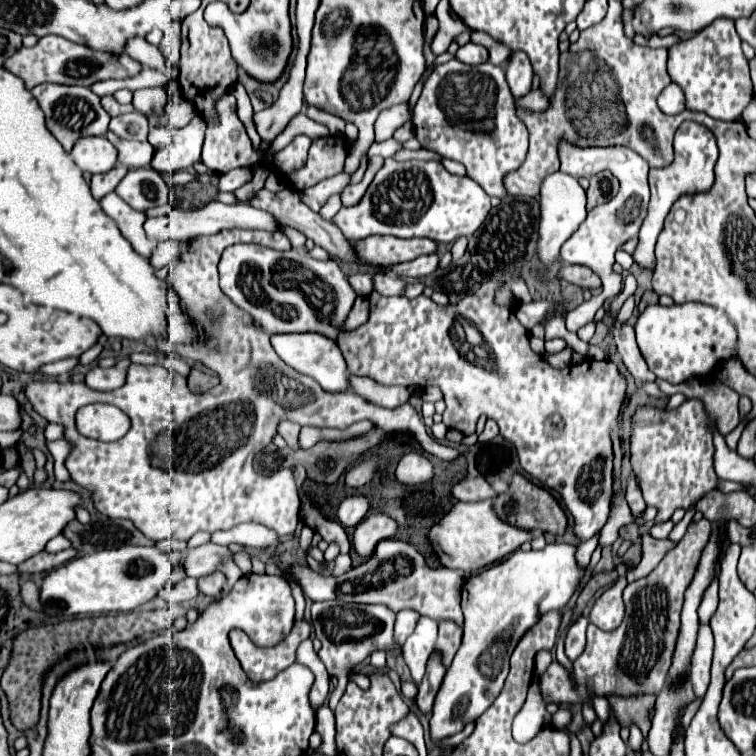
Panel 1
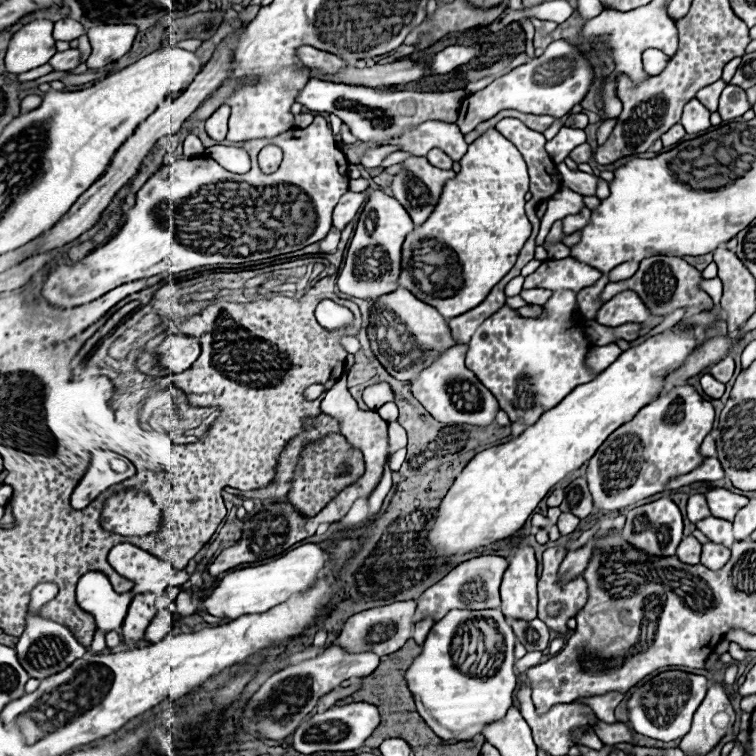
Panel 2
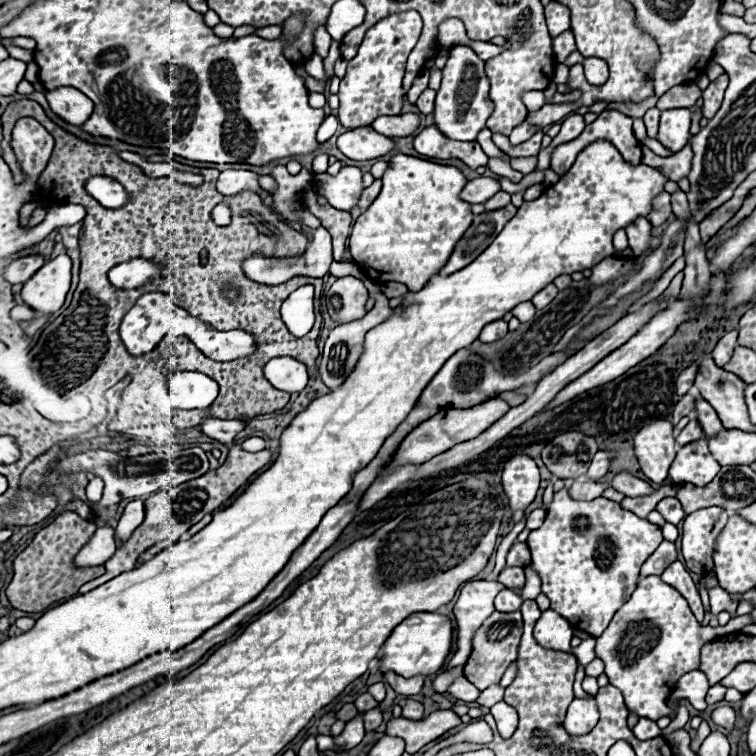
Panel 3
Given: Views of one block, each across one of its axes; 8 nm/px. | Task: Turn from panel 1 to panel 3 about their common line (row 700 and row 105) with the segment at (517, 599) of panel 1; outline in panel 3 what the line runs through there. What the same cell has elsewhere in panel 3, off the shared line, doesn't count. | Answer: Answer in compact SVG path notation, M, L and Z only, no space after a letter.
M454 44L448 50L448 60L446 66L442 68L442 86L436 94L436 108L434 108L436 128L450 140L460 142L476 140L478 132L486 126L486 120L494 110L494 104L488 98L488 88L490 82L484 74L484 60L480 60L470 46Z

